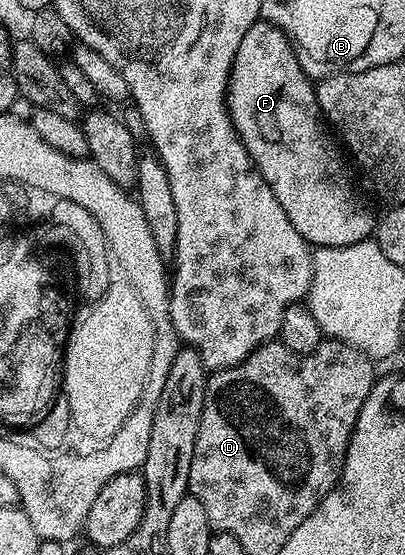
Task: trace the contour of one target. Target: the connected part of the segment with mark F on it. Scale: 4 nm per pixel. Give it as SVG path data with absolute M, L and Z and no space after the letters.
M260 18L256 20L253 26L249 26L249 31L246 32L245 38L241 38L241 46L237 46L237 54L233 58L233 66L231 67L229 82L227 83L227 112L231 116L233 126L245 146L249 158L255 164L255 169L262 174L265 178L265 182L269 182L273 194L277 194L277 202L281 202L281 210L285 210L285 214L289 214L289 222L293 222L293 226L297 226L297 234L301 234L301 238L305 238L308 245L314 246L315 248L349 246L350 244L356 244L357 242L368 239L368 237L374 233L377 223L376 213L371 213L370 210L367 209L366 202L363 201L362 194L355 192L355 184L351 181L350 174L347 173L348 161L345 159L340 145L333 139L330 131L327 131L328 133L323 132L323 128L325 129L325 117L319 110L319 103L315 97L315 84L313 83L312 77L305 74L305 70L299 61L299 53L295 51L294 44L292 44L291 39L289 39L276 24L270 24L268 20Z

